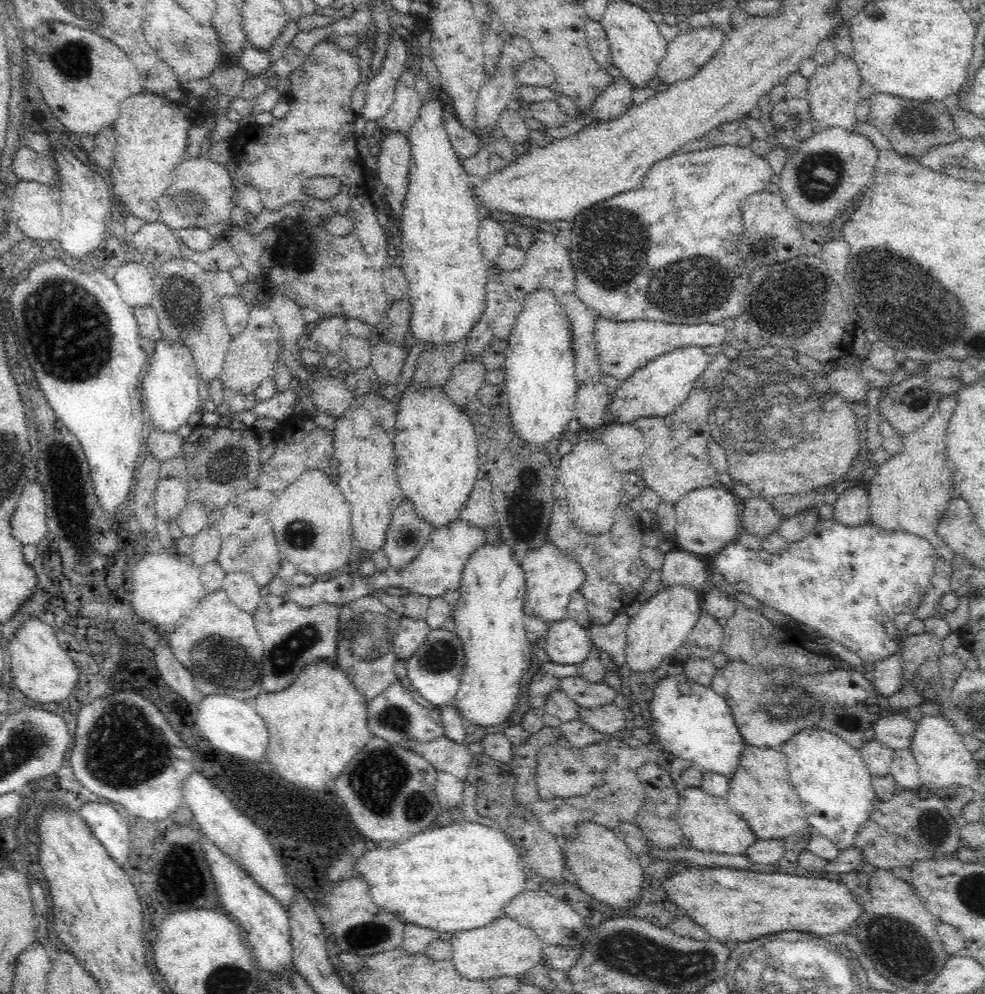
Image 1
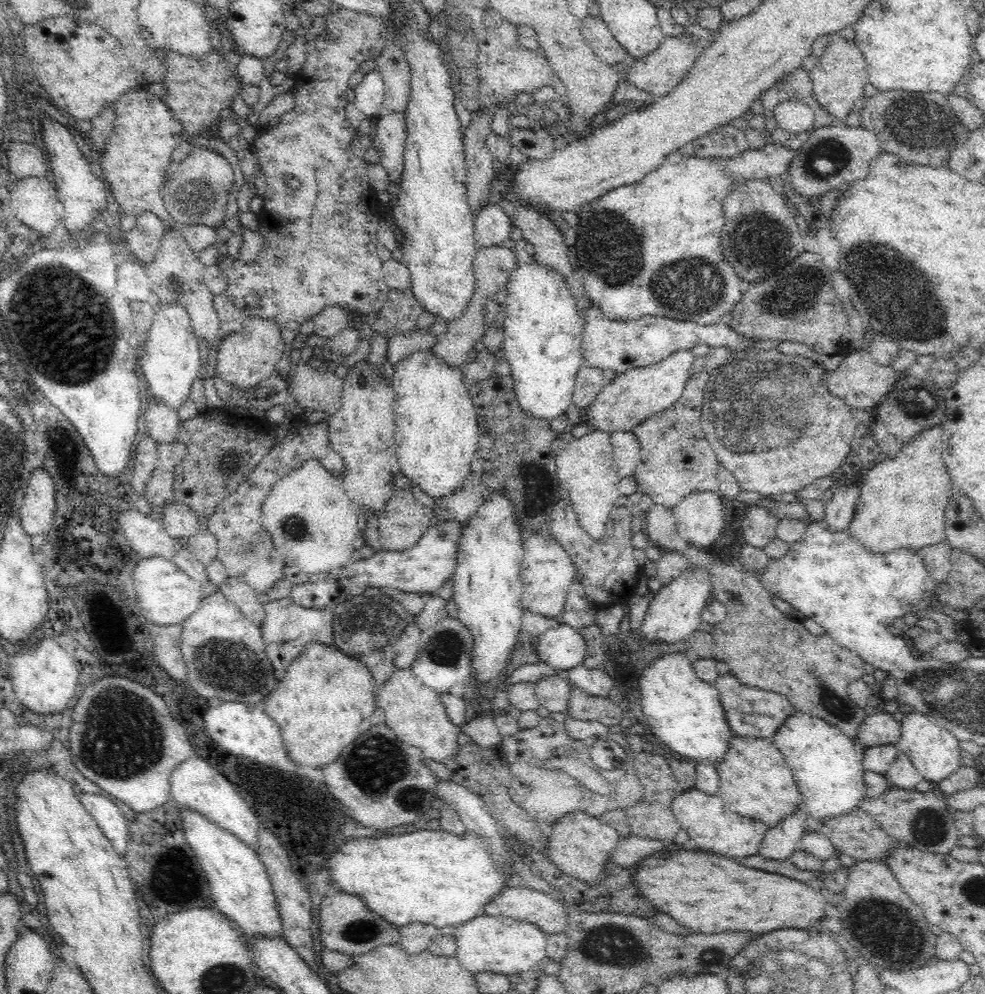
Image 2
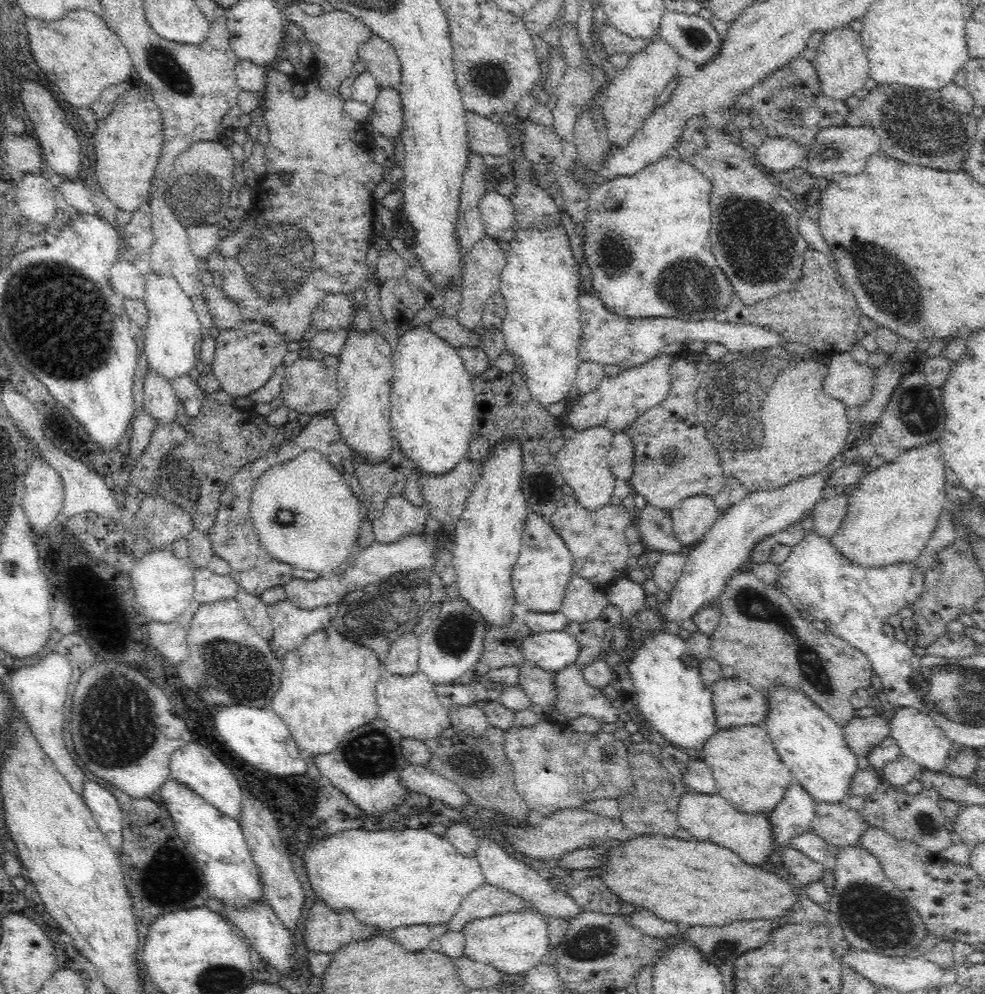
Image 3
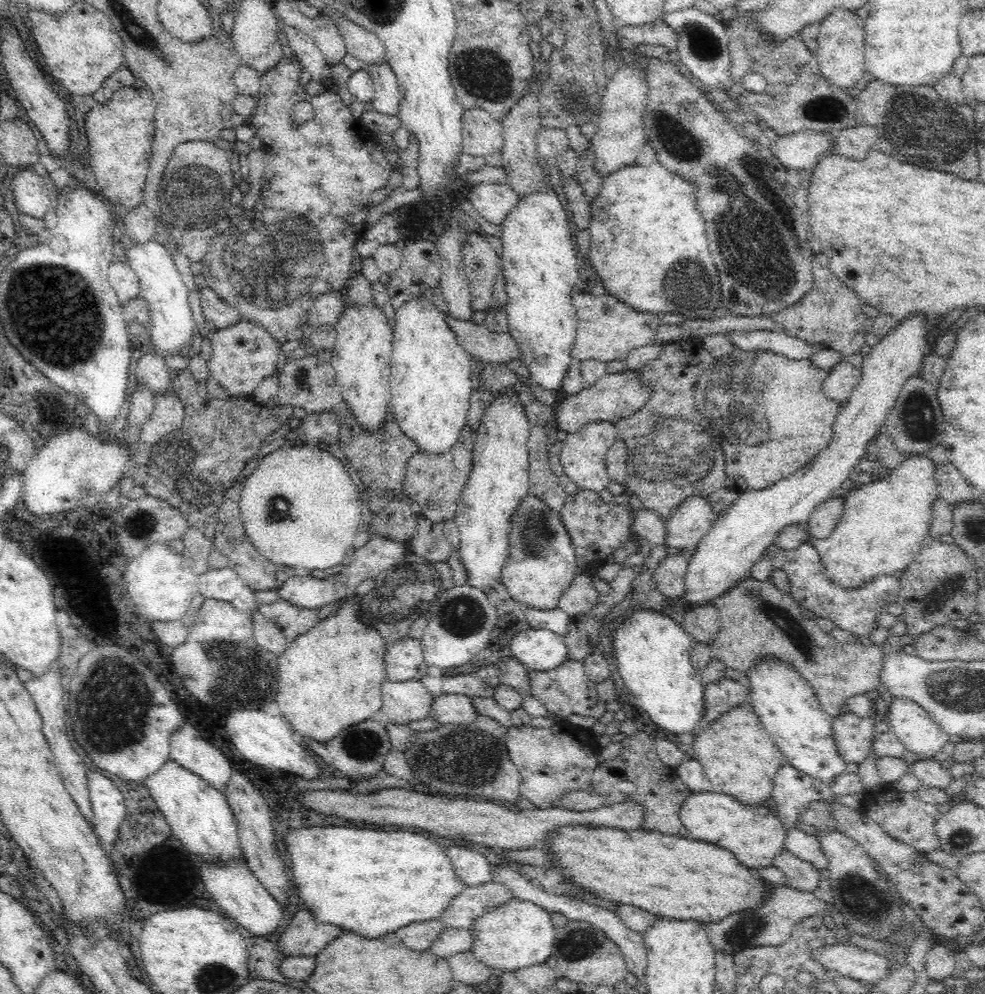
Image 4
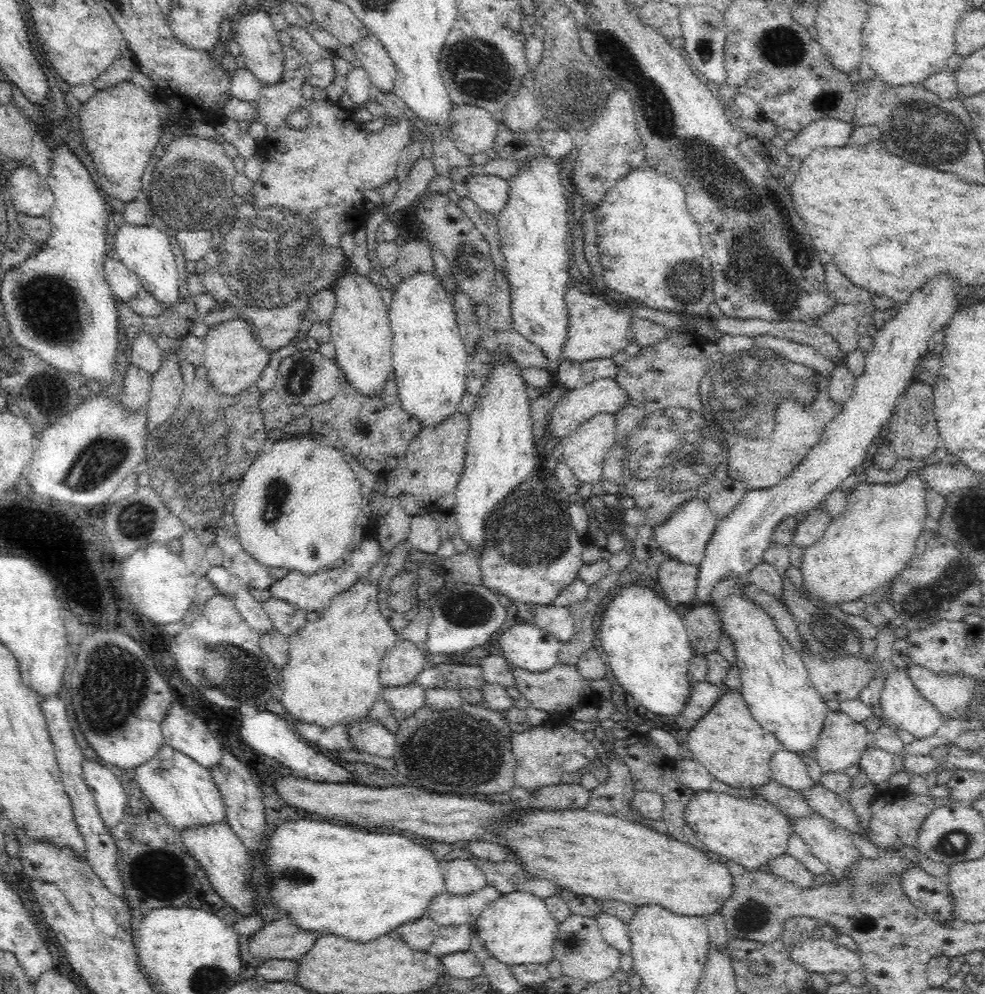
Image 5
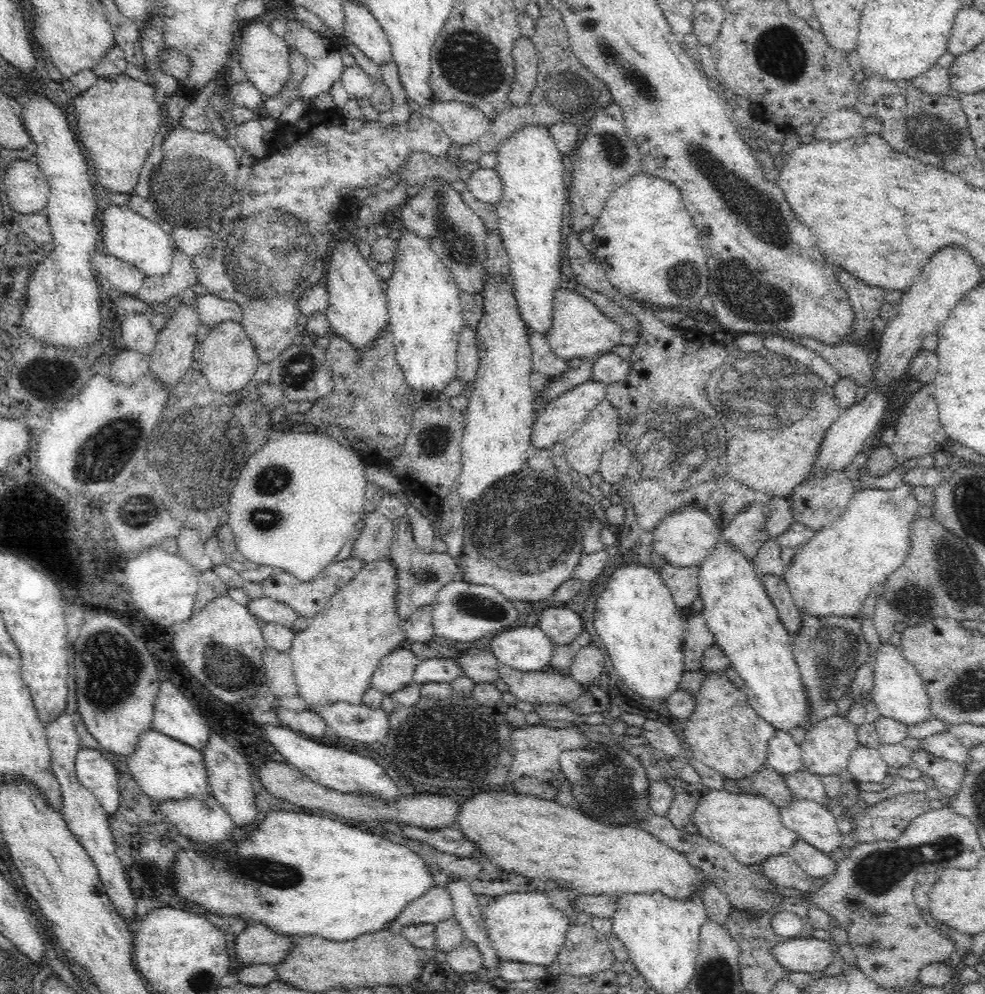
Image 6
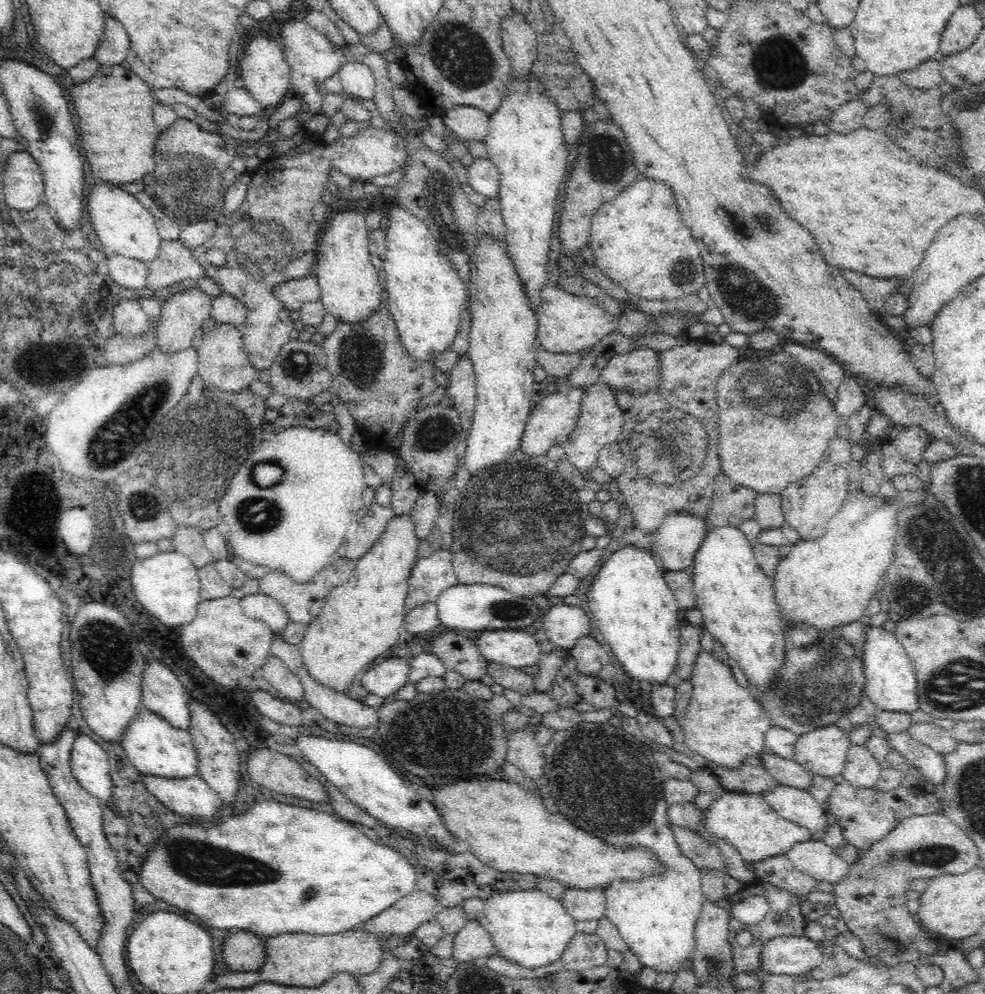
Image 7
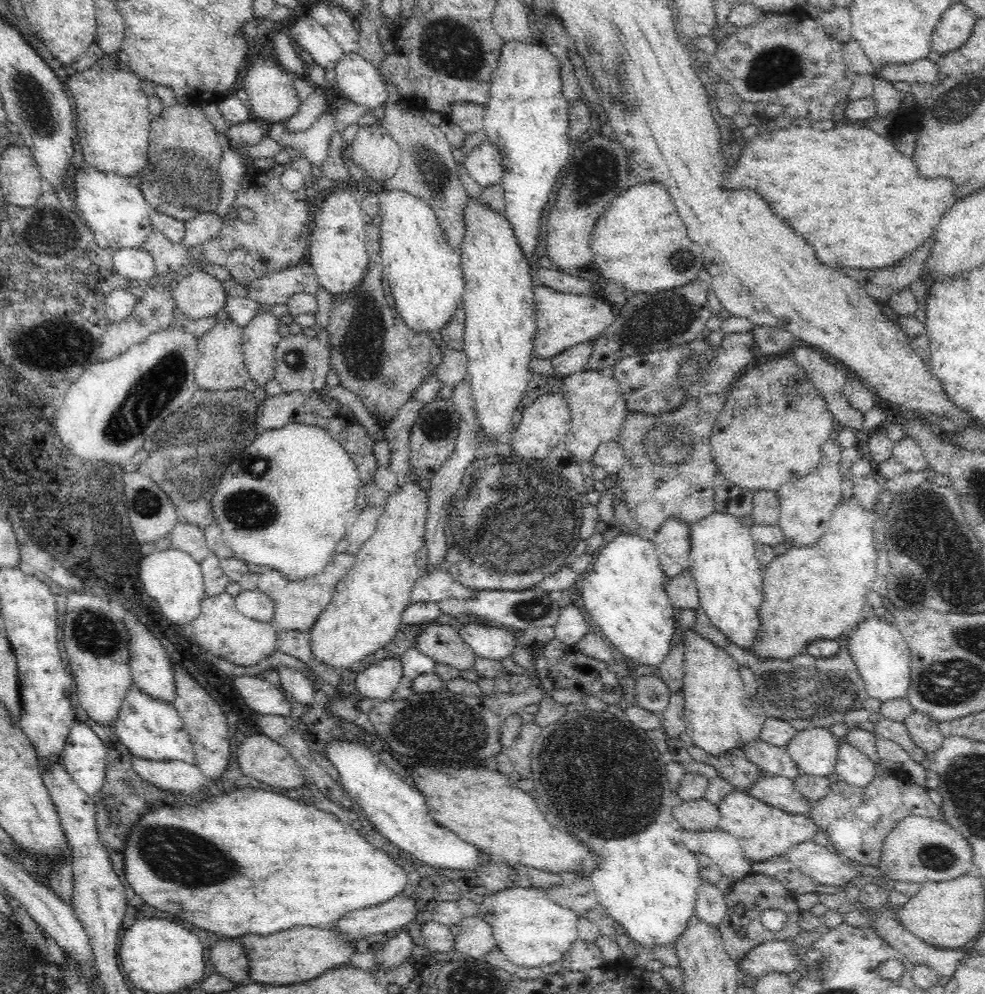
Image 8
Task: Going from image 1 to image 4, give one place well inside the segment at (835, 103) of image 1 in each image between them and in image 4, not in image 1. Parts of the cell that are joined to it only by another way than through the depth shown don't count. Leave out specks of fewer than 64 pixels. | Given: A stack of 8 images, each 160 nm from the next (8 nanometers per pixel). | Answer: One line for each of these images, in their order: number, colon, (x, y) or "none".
2: (838, 77)
3: (841, 64)
4: (841, 48)

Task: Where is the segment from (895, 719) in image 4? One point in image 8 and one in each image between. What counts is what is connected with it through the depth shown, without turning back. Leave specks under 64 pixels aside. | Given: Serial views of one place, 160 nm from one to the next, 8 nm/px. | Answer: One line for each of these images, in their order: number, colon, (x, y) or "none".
5: (902, 705)
6: (899, 693)
7: (891, 685)
8: (882, 656)

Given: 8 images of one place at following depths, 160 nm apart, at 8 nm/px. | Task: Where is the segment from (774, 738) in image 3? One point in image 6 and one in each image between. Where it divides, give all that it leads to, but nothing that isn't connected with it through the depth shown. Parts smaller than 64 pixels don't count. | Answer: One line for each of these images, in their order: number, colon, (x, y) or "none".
4: (784, 702)
5: (774, 682)
6: (745, 624)

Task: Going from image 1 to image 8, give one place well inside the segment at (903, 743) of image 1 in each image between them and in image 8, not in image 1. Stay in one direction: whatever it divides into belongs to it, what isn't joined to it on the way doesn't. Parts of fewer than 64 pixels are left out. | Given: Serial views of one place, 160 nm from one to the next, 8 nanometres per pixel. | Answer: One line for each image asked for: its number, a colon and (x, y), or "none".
2: (881, 728)
3: (862, 734)
4: (854, 736)
5: (842, 741)
6: (828, 744)
7: (823, 751)
8: (814, 750)

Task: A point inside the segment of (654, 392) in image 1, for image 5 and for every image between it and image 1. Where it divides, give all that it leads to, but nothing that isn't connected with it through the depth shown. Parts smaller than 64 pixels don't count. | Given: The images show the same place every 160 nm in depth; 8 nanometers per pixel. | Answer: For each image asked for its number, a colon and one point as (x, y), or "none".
2: (634, 395)
3: (618, 401)
4: (617, 396)
5: (605, 396)

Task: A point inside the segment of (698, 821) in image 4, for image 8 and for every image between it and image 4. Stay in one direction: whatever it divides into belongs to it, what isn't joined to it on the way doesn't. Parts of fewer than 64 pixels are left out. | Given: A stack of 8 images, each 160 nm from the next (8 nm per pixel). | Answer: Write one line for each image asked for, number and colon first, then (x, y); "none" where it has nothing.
5: (751, 831)
6: (749, 826)
7: (745, 820)
8: (763, 831)

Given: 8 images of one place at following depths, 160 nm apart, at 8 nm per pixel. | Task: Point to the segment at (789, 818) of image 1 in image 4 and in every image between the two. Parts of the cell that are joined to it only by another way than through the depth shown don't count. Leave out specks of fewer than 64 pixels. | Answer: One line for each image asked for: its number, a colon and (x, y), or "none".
2: (755, 781)
3: (749, 774)
4: (736, 752)

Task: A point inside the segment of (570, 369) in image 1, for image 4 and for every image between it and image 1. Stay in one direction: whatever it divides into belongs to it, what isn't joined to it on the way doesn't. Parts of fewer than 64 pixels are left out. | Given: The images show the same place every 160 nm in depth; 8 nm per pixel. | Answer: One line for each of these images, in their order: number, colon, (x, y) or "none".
2: (542, 330)
3: (542, 330)
4: (539, 264)

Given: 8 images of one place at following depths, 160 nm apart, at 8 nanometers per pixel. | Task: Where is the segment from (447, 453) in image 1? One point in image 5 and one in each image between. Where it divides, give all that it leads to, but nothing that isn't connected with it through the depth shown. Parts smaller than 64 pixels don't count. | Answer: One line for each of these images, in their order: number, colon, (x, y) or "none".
2: (436, 427)
3: (432, 403)
4: (431, 386)
5: (429, 361)

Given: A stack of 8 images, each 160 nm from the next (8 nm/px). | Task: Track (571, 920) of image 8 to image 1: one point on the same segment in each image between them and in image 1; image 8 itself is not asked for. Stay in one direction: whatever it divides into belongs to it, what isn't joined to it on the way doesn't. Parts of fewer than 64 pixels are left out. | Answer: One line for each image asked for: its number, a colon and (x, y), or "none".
1: (502, 948)
2: (498, 944)
3: (513, 943)
4: (517, 934)
5: (517, 928)
6: (525, 928)
7: (530, 928)

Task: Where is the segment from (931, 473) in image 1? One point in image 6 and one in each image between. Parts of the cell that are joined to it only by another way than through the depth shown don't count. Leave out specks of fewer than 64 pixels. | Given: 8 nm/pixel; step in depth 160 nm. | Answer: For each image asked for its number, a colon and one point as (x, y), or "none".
2: (902, 503)
3: (892, 511)
4: (884, 523)
5: (862, 551)
6: (831, 574)

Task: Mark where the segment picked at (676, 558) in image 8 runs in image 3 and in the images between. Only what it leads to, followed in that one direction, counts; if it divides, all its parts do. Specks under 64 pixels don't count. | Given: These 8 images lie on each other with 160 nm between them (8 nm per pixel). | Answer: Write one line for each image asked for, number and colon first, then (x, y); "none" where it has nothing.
3: (694, 516)
4: (692, 519)
5: (684, 535)
6: (685, 538)
7: (677, 540)

